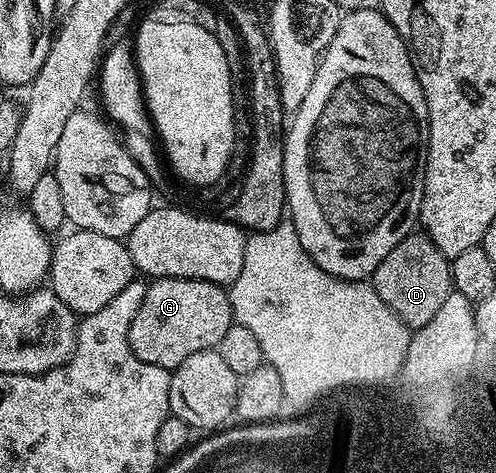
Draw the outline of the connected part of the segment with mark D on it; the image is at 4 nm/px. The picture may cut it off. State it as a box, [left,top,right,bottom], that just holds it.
[372,234,454,330]

